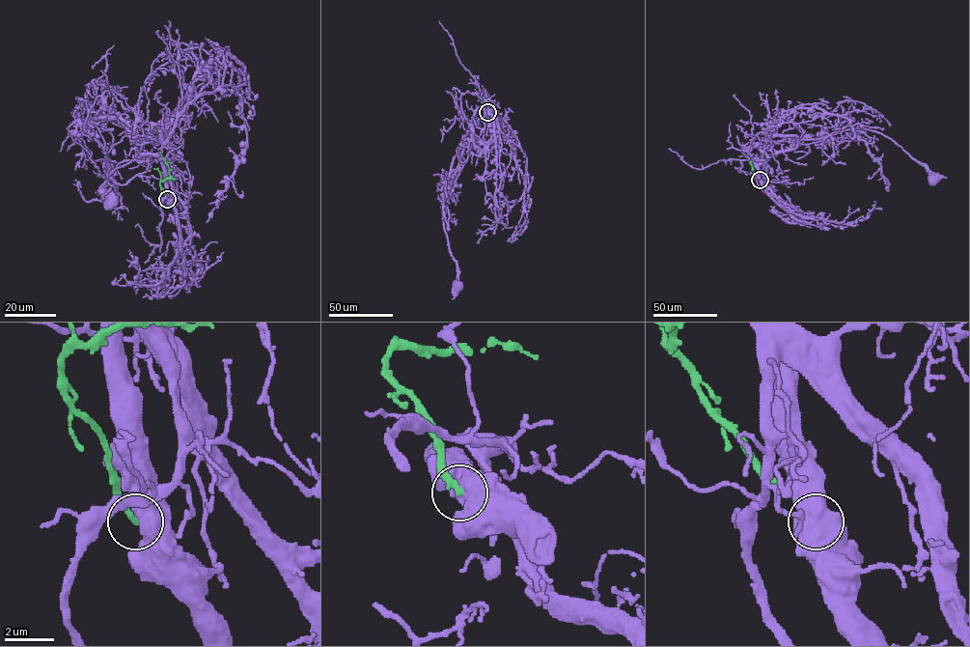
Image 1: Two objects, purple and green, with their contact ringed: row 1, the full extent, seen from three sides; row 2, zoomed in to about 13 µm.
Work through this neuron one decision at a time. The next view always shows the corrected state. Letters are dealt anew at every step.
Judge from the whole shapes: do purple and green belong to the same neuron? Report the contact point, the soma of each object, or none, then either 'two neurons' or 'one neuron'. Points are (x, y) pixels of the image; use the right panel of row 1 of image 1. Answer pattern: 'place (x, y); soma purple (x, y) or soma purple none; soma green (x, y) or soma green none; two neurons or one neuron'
place (760, 180); soma purple (932, 179); soma green none; two neurons

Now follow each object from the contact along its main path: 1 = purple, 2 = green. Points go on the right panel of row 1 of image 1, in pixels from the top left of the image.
1: (760, 180), (756, 157), (770, 158), (796, 141), (856, 128), (875, 130), (893, 140), (925, 167), (931, 179)
2: (760, 180), (744, 155)

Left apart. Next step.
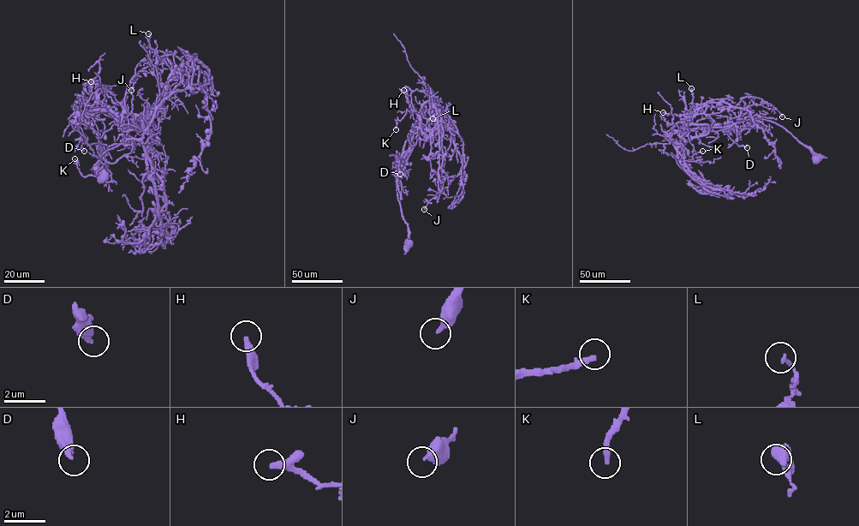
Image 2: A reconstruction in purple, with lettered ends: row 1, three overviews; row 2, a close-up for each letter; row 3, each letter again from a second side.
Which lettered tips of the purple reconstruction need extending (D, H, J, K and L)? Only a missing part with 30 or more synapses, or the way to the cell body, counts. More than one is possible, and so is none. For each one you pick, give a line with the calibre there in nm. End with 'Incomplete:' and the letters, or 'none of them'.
Incomplete: none of them

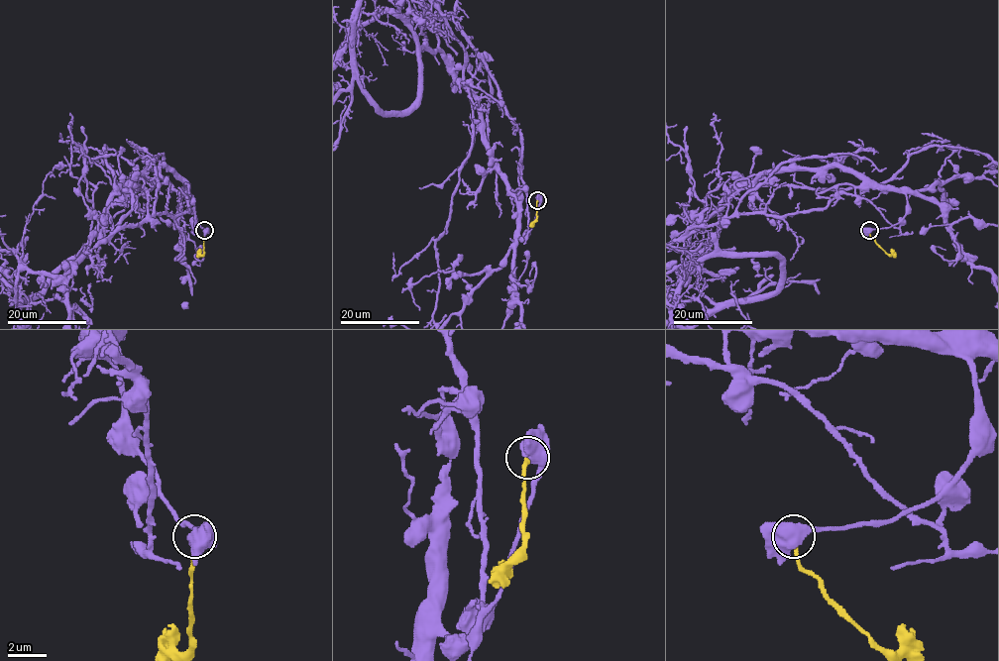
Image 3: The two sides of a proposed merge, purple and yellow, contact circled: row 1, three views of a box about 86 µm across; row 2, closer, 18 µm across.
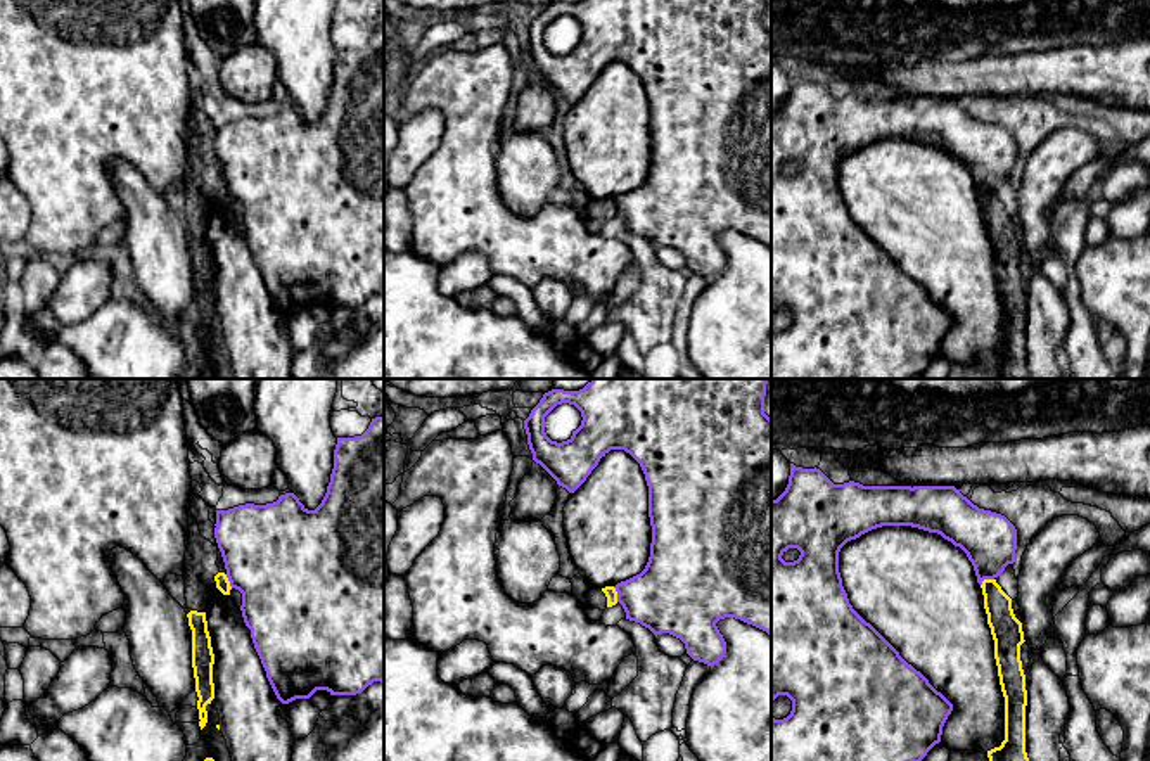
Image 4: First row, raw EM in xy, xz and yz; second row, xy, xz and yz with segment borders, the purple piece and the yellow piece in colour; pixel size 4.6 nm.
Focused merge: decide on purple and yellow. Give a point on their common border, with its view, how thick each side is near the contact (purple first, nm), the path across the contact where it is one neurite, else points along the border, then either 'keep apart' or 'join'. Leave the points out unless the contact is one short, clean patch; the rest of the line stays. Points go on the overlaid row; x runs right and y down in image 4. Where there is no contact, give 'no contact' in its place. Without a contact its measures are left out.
contact xz (618, 594); calibres 360 and 60 nm; border xz (613, 587), (618, 601); keep apart

